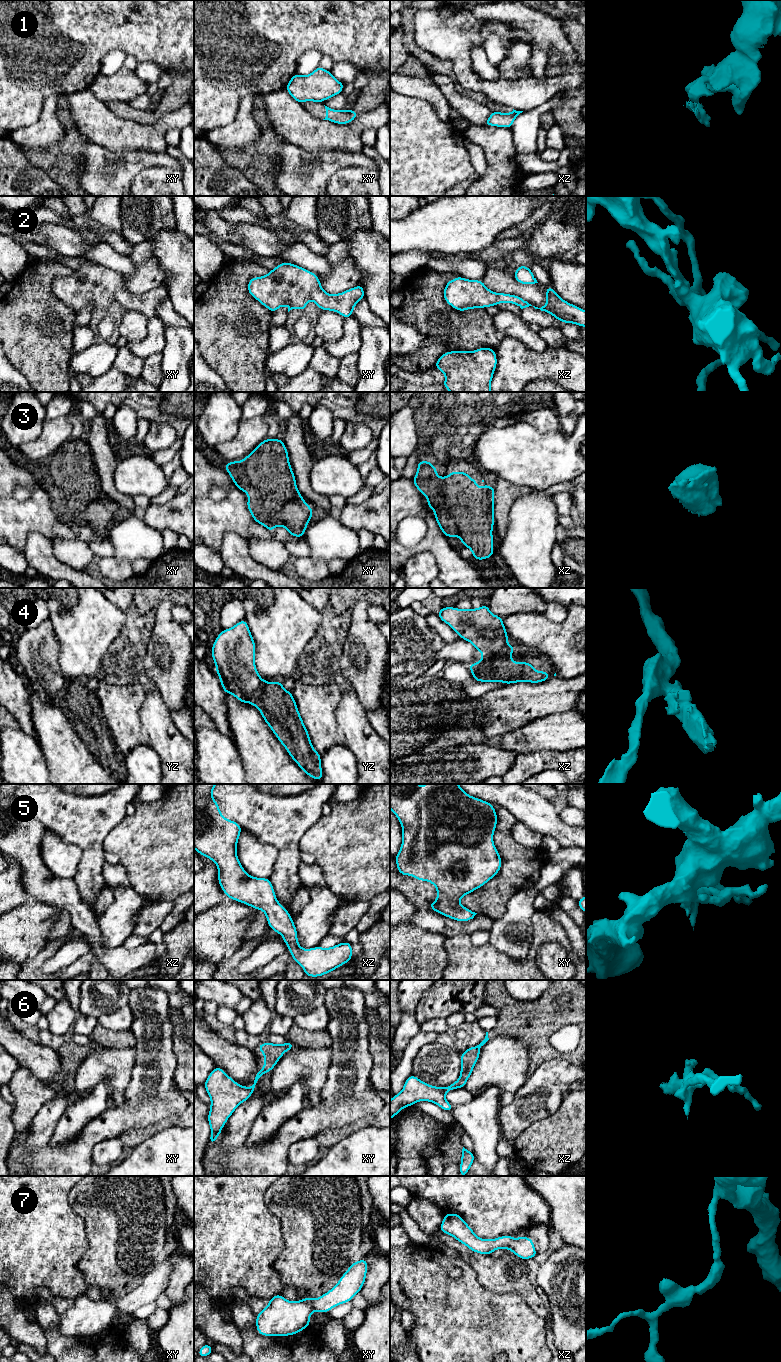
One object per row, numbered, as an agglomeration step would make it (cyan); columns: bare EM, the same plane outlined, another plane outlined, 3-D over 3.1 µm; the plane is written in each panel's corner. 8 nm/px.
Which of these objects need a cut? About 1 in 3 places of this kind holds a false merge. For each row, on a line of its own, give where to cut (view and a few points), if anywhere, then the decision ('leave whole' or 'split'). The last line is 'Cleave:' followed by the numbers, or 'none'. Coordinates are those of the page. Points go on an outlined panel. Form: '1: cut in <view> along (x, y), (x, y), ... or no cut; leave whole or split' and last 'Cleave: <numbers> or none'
1: cut in xy along (315, 100), (319, 102); split
2: no cut; leave whole
3: no cut; leave whole
4: cut in xz along (506, 643), (505, 647), (500, 651), (483, 655); split
5: no cut; leave whole
6: cut in xz along (445, 1088), (446, 1092); split
7: no cut; leave whole
Cleave: 1, 4, 6

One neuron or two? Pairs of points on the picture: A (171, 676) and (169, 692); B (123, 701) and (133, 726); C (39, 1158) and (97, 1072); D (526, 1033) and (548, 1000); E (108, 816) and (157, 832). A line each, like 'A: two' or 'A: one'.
A: one
B: one
C: two
D: one
E: two

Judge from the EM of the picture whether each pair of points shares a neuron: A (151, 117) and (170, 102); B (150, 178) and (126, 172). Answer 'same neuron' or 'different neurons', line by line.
A: same neuron
B: different neurons

